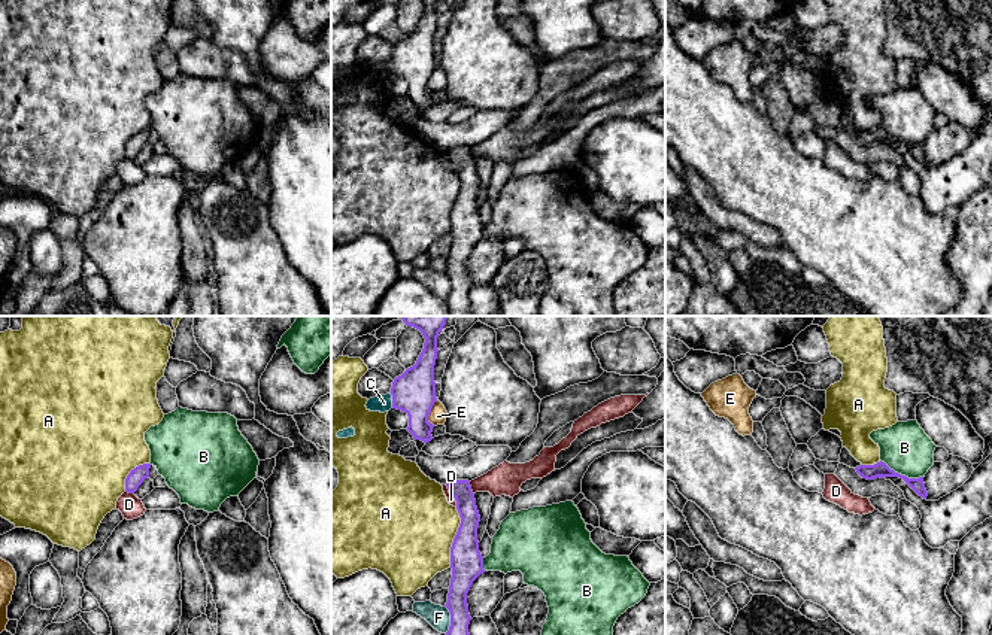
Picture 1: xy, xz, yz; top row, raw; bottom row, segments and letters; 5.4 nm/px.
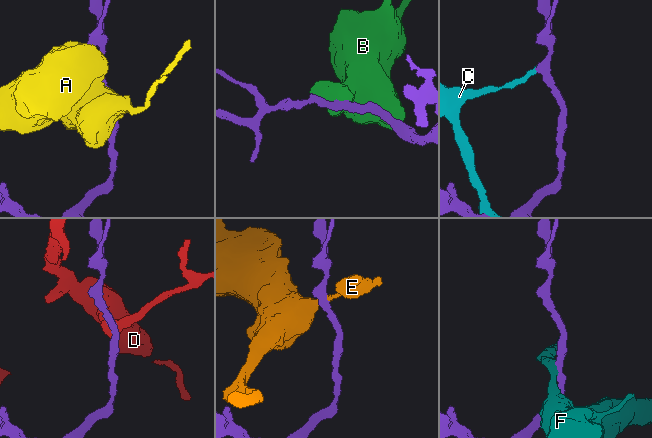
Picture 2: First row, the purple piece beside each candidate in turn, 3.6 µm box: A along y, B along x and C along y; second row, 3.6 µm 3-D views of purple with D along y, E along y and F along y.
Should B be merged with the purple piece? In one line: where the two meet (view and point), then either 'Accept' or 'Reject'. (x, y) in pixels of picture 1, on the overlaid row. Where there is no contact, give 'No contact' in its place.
Touches purple at yz (900, 474). Reject

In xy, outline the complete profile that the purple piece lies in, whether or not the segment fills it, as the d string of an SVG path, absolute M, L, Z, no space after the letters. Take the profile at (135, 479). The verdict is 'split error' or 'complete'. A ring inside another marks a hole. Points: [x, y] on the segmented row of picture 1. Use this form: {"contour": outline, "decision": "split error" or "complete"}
{"contour": "M143 464L130 471L125 478L125 492L134 493L137 487L149 477L151 464Z", "decision": "complete"}

